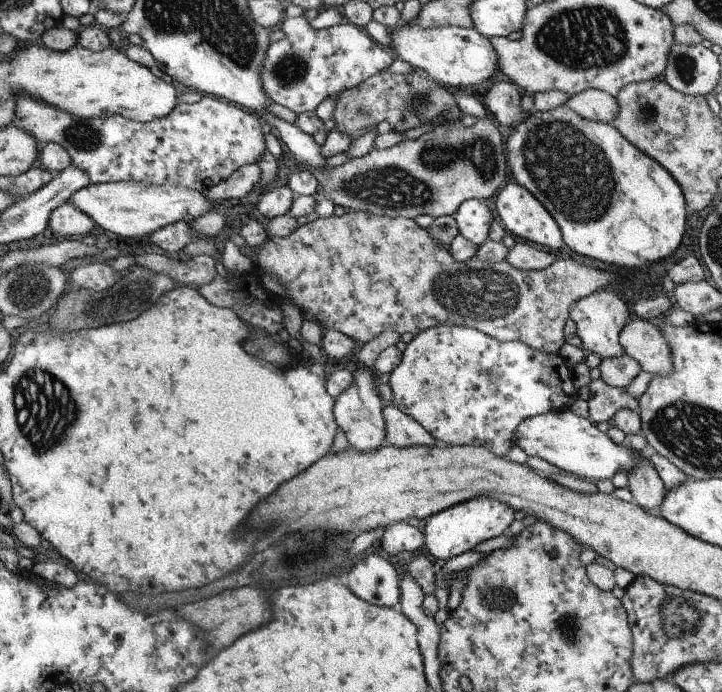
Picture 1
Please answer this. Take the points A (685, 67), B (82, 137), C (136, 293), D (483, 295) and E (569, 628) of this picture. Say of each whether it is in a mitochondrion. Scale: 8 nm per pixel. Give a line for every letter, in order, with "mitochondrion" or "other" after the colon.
A: mitochondrion
B: mitochondrion
C: mitochondrion
D: mitochondrion
E: mitochondrion

